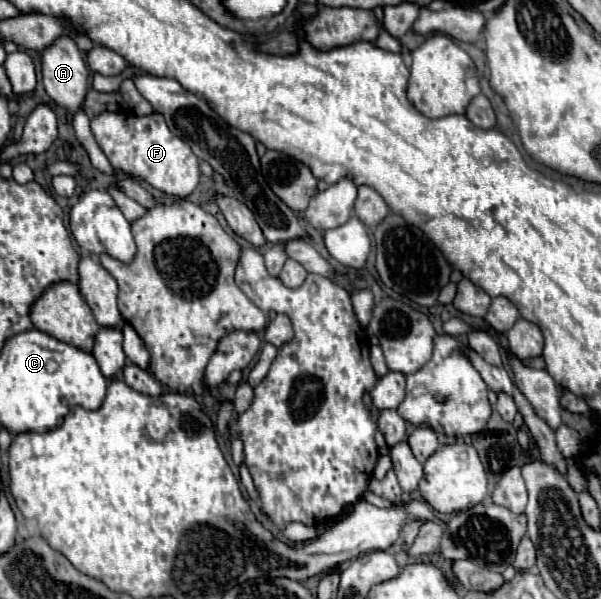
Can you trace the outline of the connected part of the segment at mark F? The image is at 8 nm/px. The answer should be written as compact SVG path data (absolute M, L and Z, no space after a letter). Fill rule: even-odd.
M105 113L97 115L91 121L91 131L95 141L111 161L115 169L121 169L137 179L147 181L155 189L175 195L187 197L193 193L201 179L199 159L193 155L191 147L173 135L161 113L151 115L135 115L135 113Z

